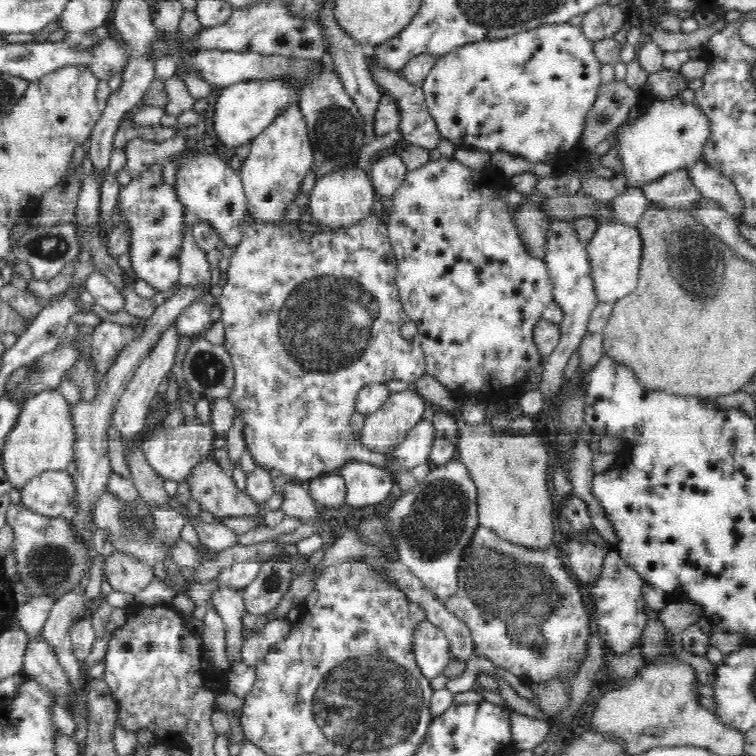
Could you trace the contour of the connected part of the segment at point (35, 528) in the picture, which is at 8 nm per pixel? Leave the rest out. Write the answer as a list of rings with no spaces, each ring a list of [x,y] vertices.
[[[12,503],[8,507],[5,520],[14,530],[14,546],[16,546],[20,578],[22,582],[26,582],[32,596],[38,594],[62,596],[78,588],[80,578],[84,576],[84,568],[90,562],[90,556],[86,552],[86,546],[76,540],[79,535],[75,534],[67,514],[45,517],[24,507],[22,503]]]

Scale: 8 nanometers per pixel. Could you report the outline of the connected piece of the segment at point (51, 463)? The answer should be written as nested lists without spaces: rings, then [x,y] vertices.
[[[40,393],[22,404],[12,430],[5,438],[3,458],[5,478],[11,488],[21,489],[28,480],[45,470],[64,470],[74,456],[76,429],[72,423],[72,407],[59,393]]]

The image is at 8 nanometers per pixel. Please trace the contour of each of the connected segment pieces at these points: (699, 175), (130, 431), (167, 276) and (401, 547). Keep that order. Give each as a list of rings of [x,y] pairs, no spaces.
[[[706,160],[696,163],[694,168],[690,168],[686,172],[690,174],[692,183],[695,184],[702,196],[716,201],[718,207],[733,217],[740,218],[745,204],[730,179],[723,176],[717,168],[708,164]]]
[[[174,325],[162,333],[160,340],[152,348],[151,353],[145,356],[138,370],[134,373],[132,380],[130,380],[128,386],[126,386],[123,394],[120,396],[120,400],[116,403],[112,414],[112,424],[120,432],[122,441],[125,444],[131,443],[134,439],[142,435],[144,425],[147,422],[148,410],[151,409],[151,404],[158,396],[162,384],[164,384],[171,374],[176,350],[178,350],[178,342],[181,337]]]
[[[162,165],[148,167],[144,174],[132,178],[126,186],[121,186],[117,205],[121,221],[130,227],[131,241],[127,255],[135,271],[135,278],[142,278],[156,291],[168,290],[179,282],[179,259],[186,216],[176,188],[164,182]]]
[[[460,458],[430,469],[423,482],[403,494],[386,513],[394,531],[398,560],[406,565],[446,605],[458,589],[457,567],[469,540],[479,527],[477,488]]]

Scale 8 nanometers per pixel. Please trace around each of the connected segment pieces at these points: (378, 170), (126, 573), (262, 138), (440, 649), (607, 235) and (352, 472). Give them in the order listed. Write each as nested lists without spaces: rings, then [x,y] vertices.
[[[392,154],[380,158],[371,165],[371,184],[375,193],[383,199],[393,196],[396,190],[402,186],[408,170],[402,158]]]
[[[128,553],[110,555],[105,562],[105,576],[113,591],[136,595],[152,582],[155,568]]]
[[[293,103],[275,122],[251,142],[250,156],[240,166],[240,179],[247,199],[247,212],[255,220],[281,222],[292,202],[299,198],[300,186],[308,171],[315,165],[308,139],[307,120]]]
[[[428,620],[415,629],[413,652],[424,677],[430,680],[444,673],[453,656],[444,632]]]
[[[618,221],[599,223],[588,242],[588,259],[591,260],[591,275],[599,302],[619,301],[636,288],[641,265],[641,238],[637,225]]]
[[[366,461],[347,462],[338,474],[345,480],[346,504],[356,508],[382,502],[394,488],[394,474]]]

